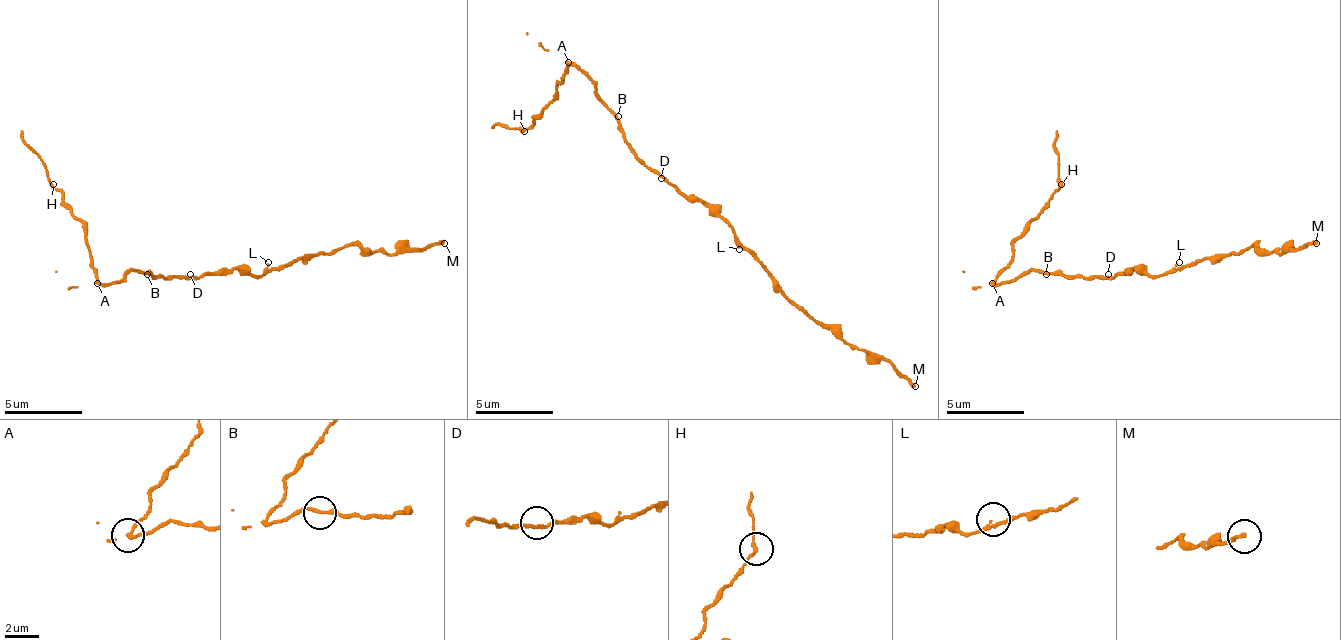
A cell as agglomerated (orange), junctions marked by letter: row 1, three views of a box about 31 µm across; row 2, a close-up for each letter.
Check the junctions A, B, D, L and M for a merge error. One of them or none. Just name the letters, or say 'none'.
A

